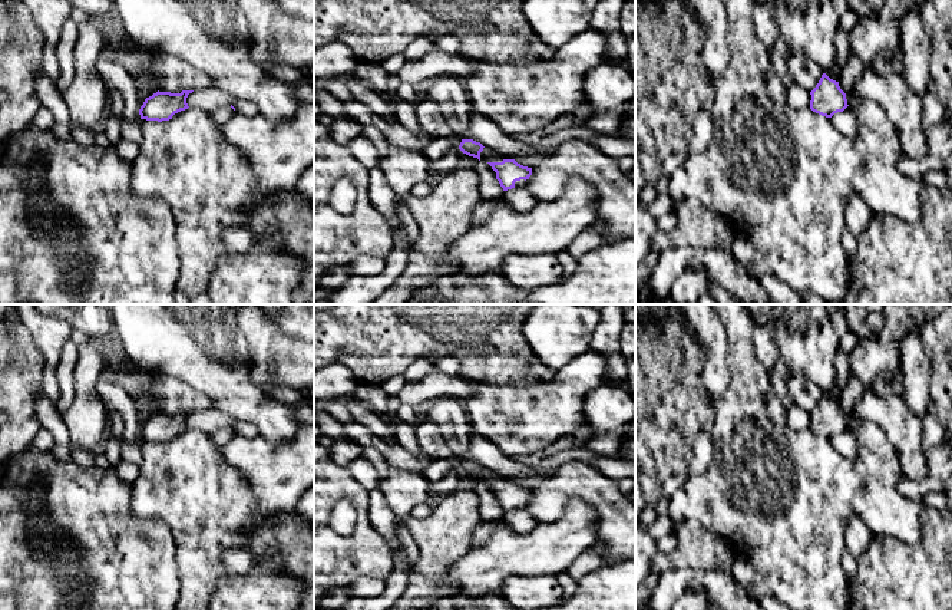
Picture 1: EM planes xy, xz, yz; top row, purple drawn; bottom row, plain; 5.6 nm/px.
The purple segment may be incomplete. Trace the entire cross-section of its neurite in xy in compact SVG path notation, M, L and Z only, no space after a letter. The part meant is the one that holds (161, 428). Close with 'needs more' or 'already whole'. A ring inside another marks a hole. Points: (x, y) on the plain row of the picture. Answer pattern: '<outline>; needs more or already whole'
M182 412L181 415L156 413L146 419L139 431L141 441L146 442L169 442L181 432L188 431L186 419L194 412Z; already whole

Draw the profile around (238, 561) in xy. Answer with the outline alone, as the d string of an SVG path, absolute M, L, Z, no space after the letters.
M229 548L224 551L222 561L228 576L245 576L258 564L260 555L247 548Z

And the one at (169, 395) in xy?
M151 373L151 388L146 395L159 413L181 415L182 412L199 412L214 408L214 402L191 389L181 379L162 373Z

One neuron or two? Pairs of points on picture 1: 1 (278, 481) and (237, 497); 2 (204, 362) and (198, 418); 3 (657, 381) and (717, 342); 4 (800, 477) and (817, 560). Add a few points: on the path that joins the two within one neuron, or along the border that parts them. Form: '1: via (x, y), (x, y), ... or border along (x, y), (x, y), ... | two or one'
1: border along (231, 465), (250, 487), (258, 513), (280, 511) | two
2: border along (212, 408), (244, 421) | two
3: border along (697, 342), (703, 350), (703, 385) | two
4: via (800, 497), (800, 540) | one

